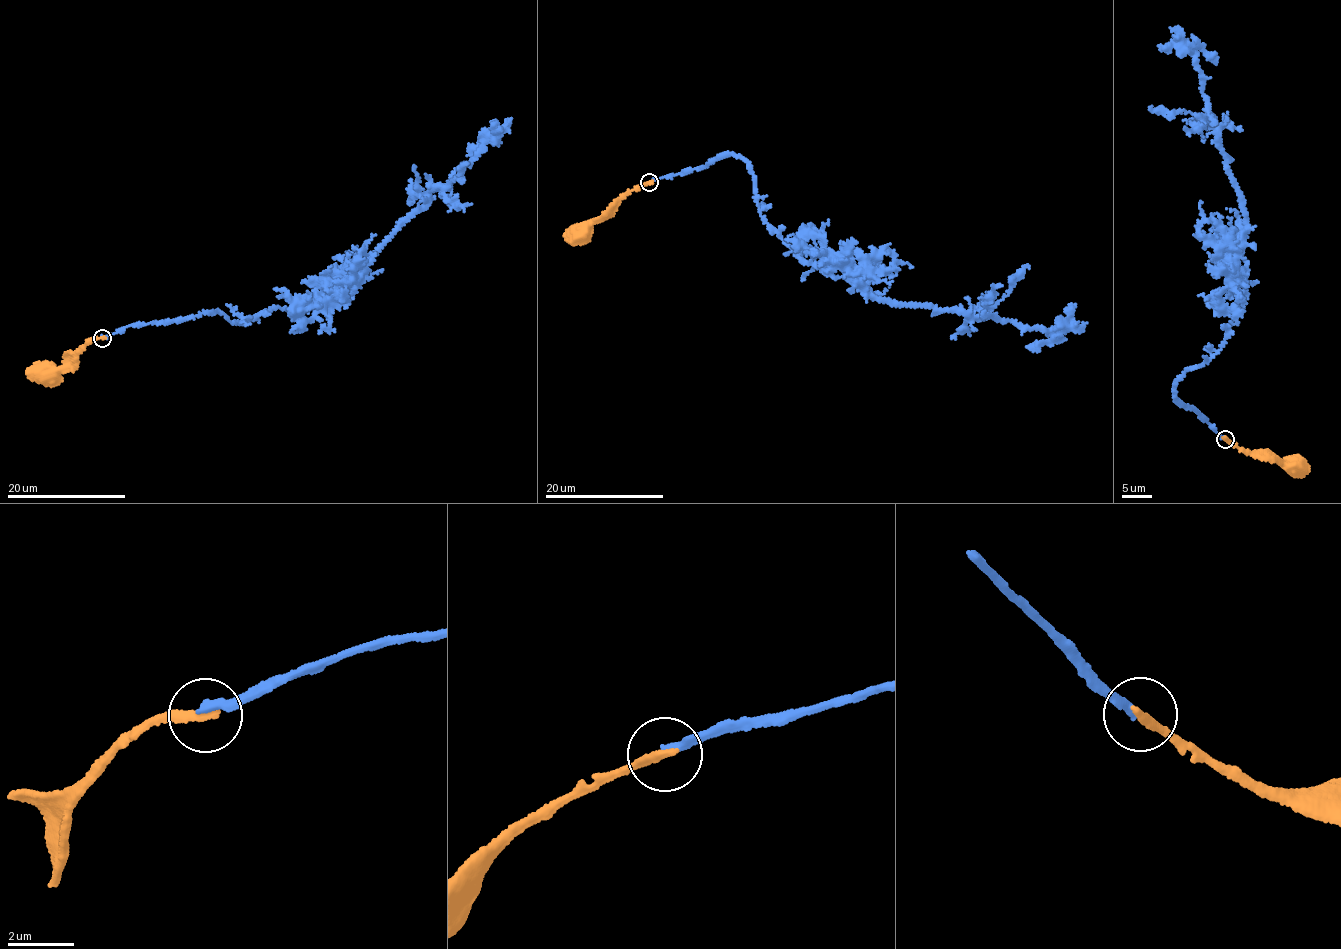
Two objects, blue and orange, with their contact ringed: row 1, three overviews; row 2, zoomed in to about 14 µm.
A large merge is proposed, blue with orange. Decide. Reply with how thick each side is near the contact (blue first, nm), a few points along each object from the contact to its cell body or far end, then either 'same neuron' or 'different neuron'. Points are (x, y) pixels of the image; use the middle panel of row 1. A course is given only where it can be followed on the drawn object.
calibres 260 and 280 nm; course blue (649, 183), (733, 153), (754, 175), (764, 222), (795, 255), (865, 293), (1048, 329), (1065, 324), (1074, 304); course orange (649, 182), (628, 192), (607, 214), (584, 225), (579, 235); different neuron

